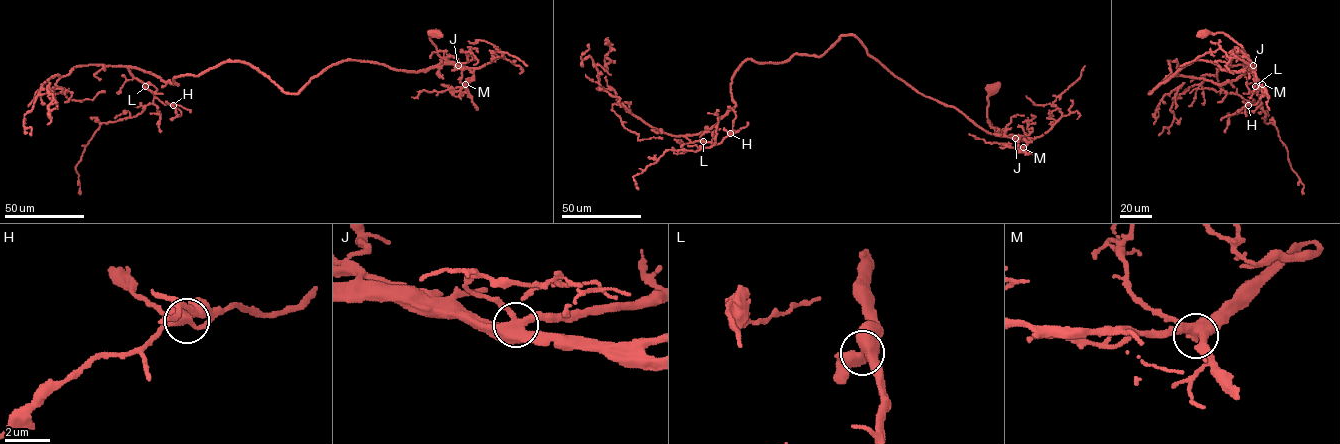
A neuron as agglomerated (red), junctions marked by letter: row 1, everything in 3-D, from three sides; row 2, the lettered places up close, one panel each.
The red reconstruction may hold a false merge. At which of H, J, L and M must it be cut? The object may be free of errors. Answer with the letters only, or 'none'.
none

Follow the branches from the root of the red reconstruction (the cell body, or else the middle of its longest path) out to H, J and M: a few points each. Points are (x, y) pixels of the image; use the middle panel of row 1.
H: (995, 88), (987, 118), (1004, 135), (842, 35), (819, 56), (746, 60), (735, 106), (685, 136), (730, 133)
J: (995, 88), (988, 96), (987, 118), (998, 133), (1015, 138)
M: (995, 88), (988, 96), (987, 118), (998, 133), (1030, 140), (1023, 147)

